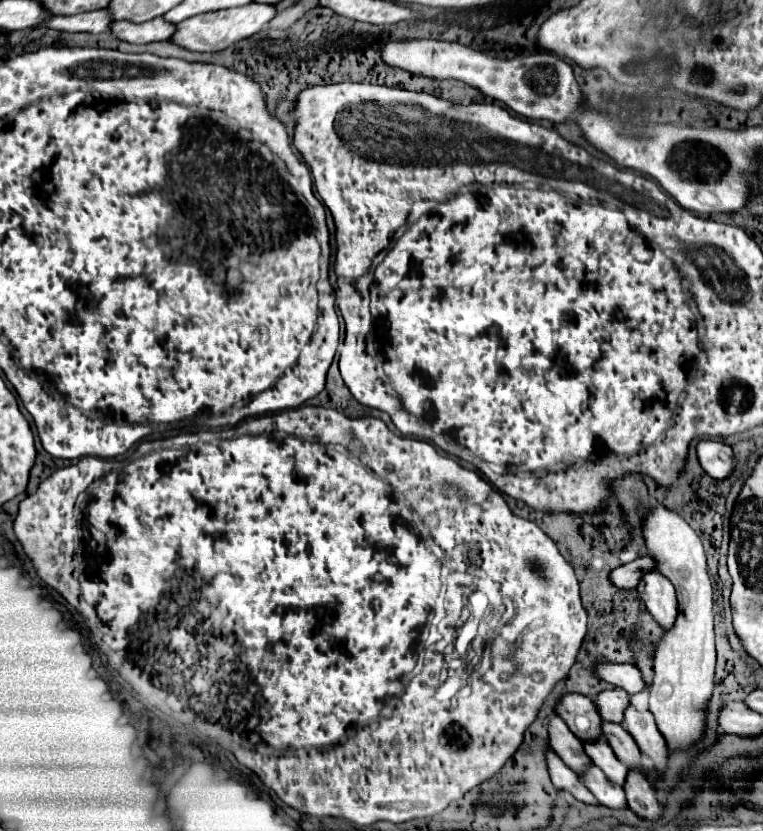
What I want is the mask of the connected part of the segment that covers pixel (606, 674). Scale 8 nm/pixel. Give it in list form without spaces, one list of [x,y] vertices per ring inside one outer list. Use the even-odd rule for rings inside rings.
[[[597,662],[593,666],[593,674],[599,680],[611,682],[613,686],[619,686],[627,690],[629,694],[637,694],[645,688],[639,670],[633,664],[613,664],[613,662]]]

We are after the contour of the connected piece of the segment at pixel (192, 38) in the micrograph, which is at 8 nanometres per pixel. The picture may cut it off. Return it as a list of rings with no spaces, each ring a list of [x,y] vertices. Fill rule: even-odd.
[[[245,4],[239,8],[229,8],[229,10],[217,10],[217,12],[207,12],[201,16],[193,16],[189,20],[183,20],[181,24],[175,24],[175,32],[169,38],[169,42],[187,48],[191,52],[219,52],[225,50],[227,46],[249,38],[253,34],[257,34],[273,16],[277,14],[275,6],[269,4]]]

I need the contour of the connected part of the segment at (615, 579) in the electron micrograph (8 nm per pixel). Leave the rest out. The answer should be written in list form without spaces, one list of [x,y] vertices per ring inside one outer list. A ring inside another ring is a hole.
[[[645,556],[645,558],[637,558],[629,564],[623,564],[615,570],[611,570],[609,574],[609,580],[613,586],[617,586],[619,590],[631,590],[635,588],[635,584],[641,580],[641,576],[645,572],[649,572],[649,568],[655,568],[657,564],[653,564],[651,556]]]

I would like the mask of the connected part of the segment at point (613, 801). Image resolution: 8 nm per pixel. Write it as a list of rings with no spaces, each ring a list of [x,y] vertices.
[[[589,764],[589,768],[583,772],[581,780],[587,786],[587,790],[597,798],[599,804],[609,806],[609,808],[627,808],[623,788],[619,788],[619,784],[611,782],[601,772],[601,768],[597,768],[595,764]]]

